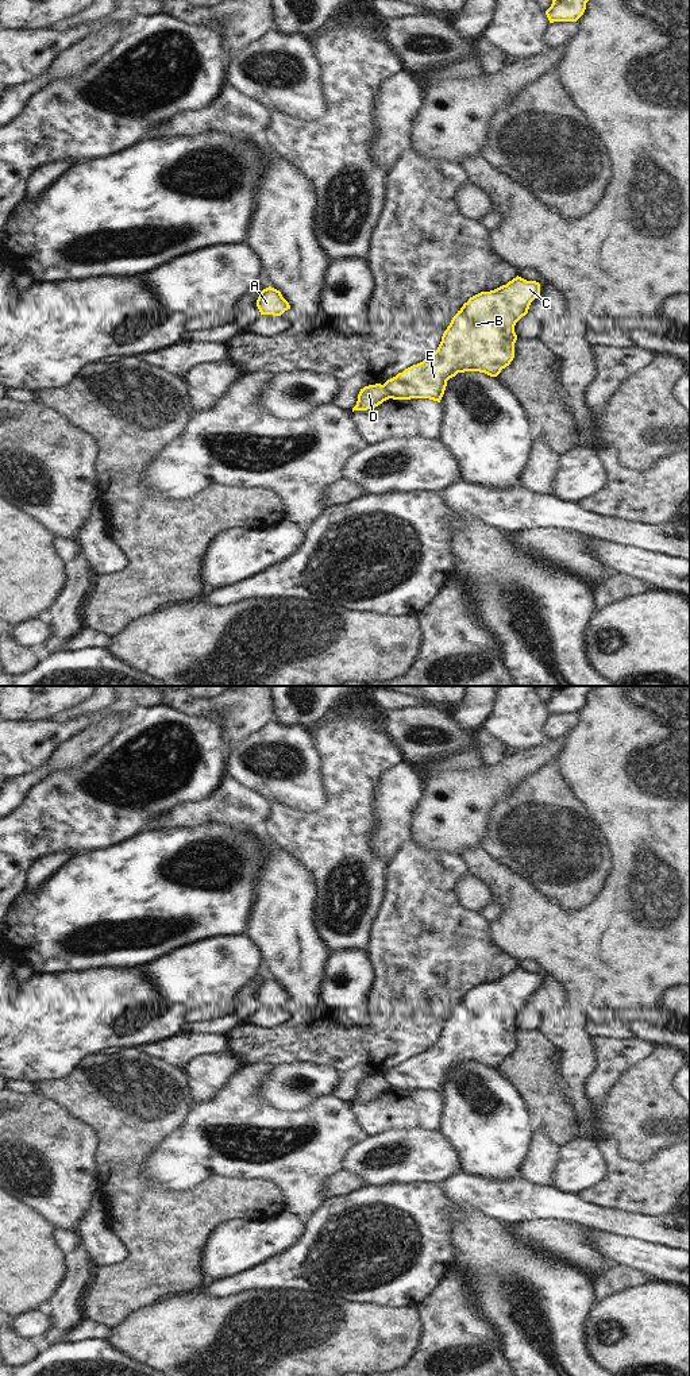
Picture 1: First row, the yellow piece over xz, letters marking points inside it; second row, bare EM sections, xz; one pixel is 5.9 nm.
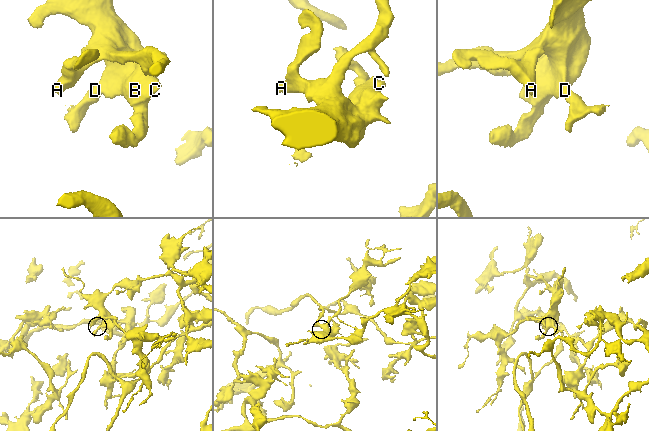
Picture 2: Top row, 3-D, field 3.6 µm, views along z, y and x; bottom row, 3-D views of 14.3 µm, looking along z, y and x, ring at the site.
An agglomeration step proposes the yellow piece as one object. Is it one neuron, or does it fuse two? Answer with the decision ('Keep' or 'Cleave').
Cleave.

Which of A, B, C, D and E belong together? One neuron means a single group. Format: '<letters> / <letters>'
A B C E / D

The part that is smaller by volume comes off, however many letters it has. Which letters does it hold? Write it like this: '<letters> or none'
D

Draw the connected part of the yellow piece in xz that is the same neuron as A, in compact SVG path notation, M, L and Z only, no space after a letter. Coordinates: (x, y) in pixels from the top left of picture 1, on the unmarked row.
M269 978L259 984L257 998L261 1006L281 1007L290 1001L289 994L282 988L281 983Z

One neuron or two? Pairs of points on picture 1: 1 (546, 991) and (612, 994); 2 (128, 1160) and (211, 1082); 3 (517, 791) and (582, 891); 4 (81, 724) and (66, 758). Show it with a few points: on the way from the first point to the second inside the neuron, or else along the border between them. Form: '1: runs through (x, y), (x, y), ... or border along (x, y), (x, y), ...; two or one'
1: border along (542, 971), (551, 975), (563, 987), (567, 1006); two
2: border along (182, 1071), (187, 1076), (189, 1109); two
3: runs through (542, 816), (542, 832), (569, 862), (570, 867); one
4: border along (104, 715), (76, 732), (53, 752); two

